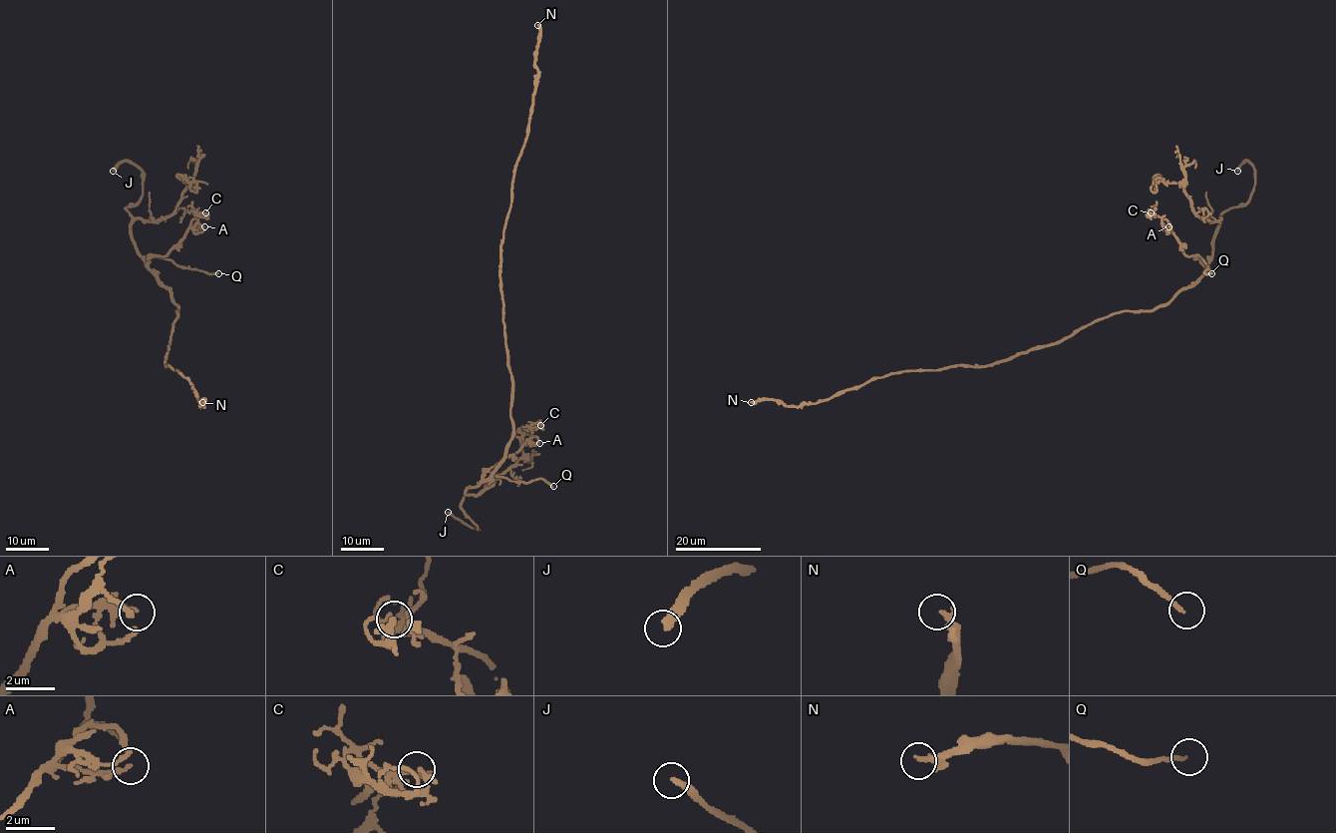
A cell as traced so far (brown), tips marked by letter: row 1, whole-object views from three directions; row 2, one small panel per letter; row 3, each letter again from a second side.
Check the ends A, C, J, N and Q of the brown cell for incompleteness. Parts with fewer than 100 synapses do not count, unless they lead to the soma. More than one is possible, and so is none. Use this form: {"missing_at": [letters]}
{"missing_at": ["J", "N"]}

